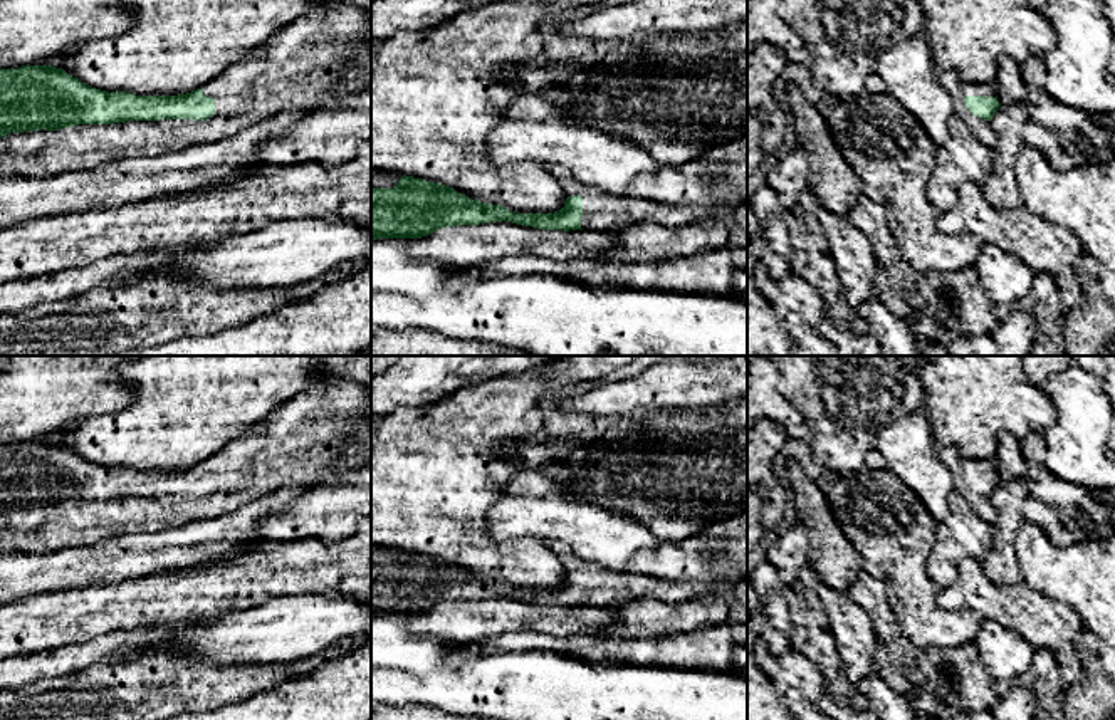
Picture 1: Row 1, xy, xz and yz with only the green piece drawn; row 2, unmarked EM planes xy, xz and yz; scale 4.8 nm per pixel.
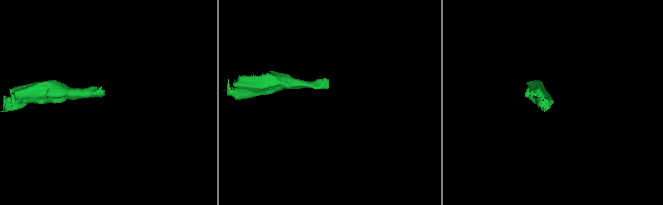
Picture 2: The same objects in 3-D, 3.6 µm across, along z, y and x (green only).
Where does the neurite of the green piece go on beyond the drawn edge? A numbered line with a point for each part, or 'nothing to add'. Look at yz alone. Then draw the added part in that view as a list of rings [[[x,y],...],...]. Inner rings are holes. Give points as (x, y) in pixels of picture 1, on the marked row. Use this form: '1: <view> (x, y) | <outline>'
1: yz (956, 86) | [[[947,70],[942,76],[939,76],[940,84],[945,87],[945,91],[950,94],[954,102],[954,112],[957,112],[967,128],[972,131],[972,134],[987,148],[994,149],[996,146],[996,133],[992,129],[991,121],[984,121],[977,116],[974,116],[964,104],[966,96],[987,96],[996,97],[997,96],[997,86],[994,82],[991,84],[972,84],[966,82],[957,70]]]

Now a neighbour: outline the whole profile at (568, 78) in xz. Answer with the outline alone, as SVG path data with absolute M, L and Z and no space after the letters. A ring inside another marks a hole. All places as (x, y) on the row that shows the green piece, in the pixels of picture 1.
M574 60L546 62L542 67L532 67L529 62L510 64L504 69L504 79L517 94L544 97L551 92L574 96L593 81L606 77L608 70L598 70L594 65L583 67Z

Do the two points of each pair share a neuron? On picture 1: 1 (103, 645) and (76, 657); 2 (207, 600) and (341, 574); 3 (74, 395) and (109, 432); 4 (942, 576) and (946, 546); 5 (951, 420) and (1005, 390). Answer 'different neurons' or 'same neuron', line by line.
1: same neuron
2: same neuron
3: different neurons
4: same neuron
5: same neuron

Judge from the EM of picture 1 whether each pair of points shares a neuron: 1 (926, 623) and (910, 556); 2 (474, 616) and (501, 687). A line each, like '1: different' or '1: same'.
1: same
2: different

